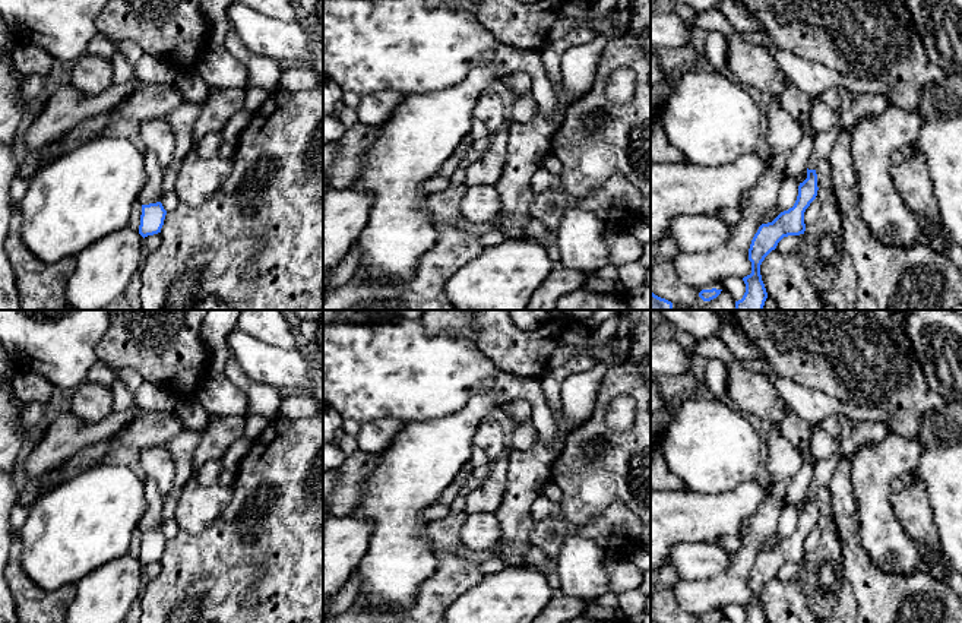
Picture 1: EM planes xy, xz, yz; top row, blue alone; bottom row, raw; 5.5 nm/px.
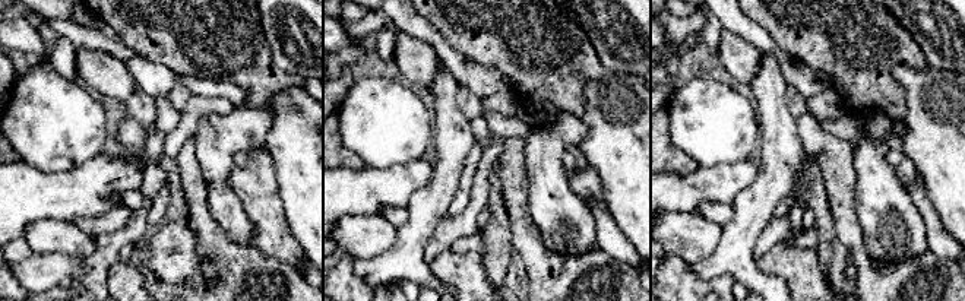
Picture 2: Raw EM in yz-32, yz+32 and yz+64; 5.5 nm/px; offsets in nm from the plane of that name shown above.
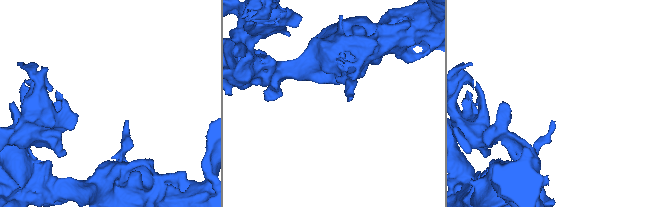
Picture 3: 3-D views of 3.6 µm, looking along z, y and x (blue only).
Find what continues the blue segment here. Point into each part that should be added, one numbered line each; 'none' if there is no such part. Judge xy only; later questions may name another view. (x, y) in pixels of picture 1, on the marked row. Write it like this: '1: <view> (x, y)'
none

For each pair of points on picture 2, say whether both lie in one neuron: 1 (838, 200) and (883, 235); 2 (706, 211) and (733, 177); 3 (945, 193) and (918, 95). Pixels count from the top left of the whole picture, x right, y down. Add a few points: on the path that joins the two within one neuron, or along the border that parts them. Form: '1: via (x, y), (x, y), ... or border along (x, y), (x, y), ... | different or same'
1: border along (857, 180), (856, 215), (866, 249) | different
2: border along (730, 205), (702, 203), (695, 211) | different
3: via (945, 168), (943, 120) | same

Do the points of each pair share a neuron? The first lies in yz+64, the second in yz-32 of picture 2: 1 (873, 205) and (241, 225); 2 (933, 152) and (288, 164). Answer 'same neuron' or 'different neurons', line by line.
1: same neuron
2: same neuron

